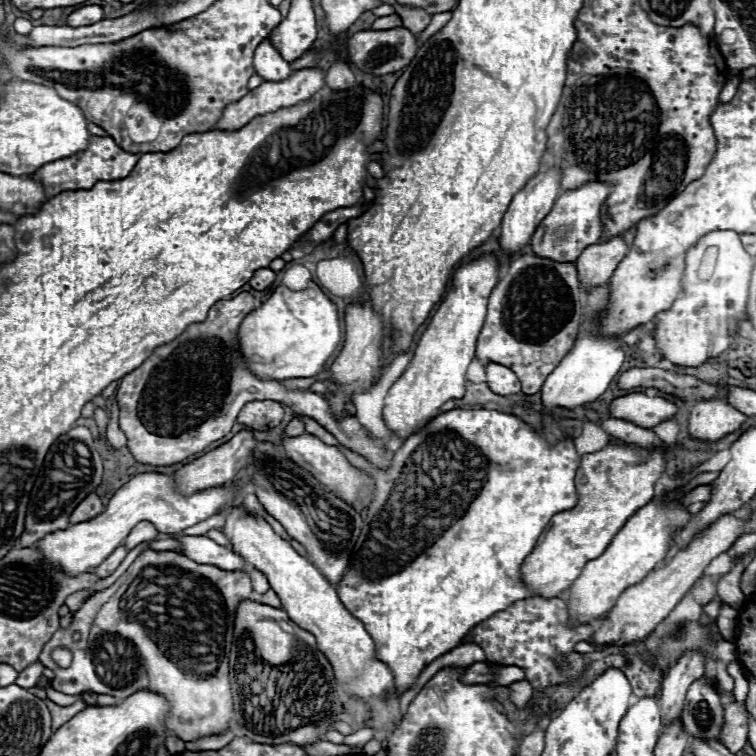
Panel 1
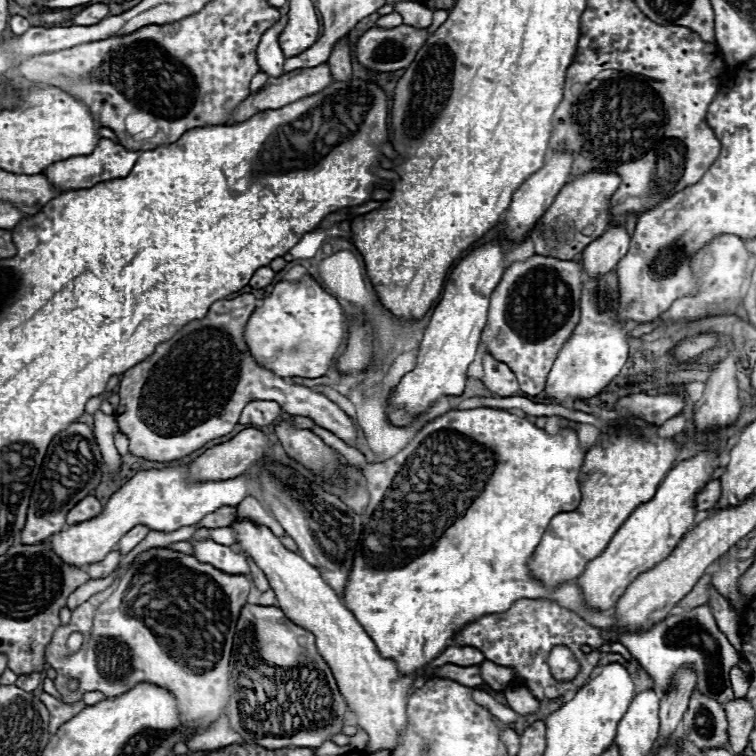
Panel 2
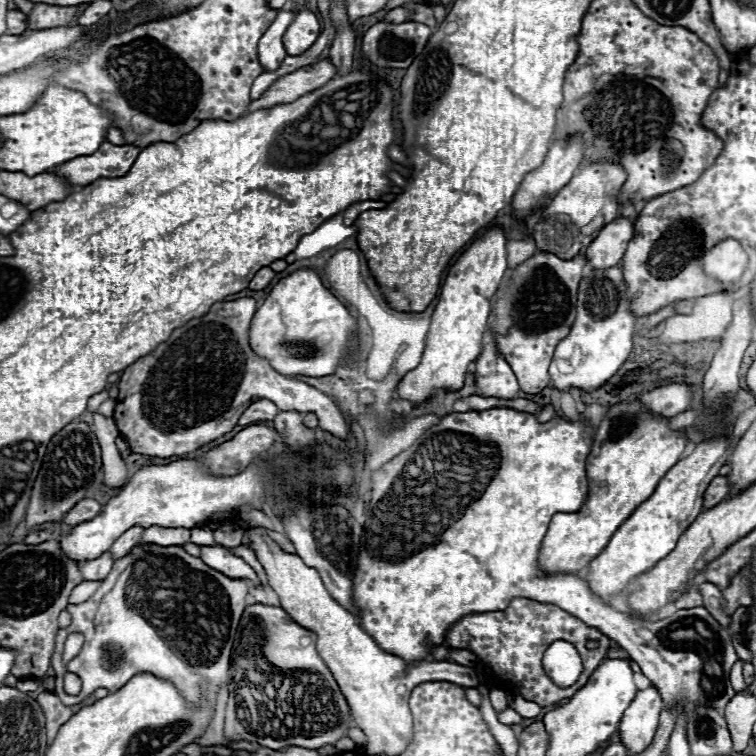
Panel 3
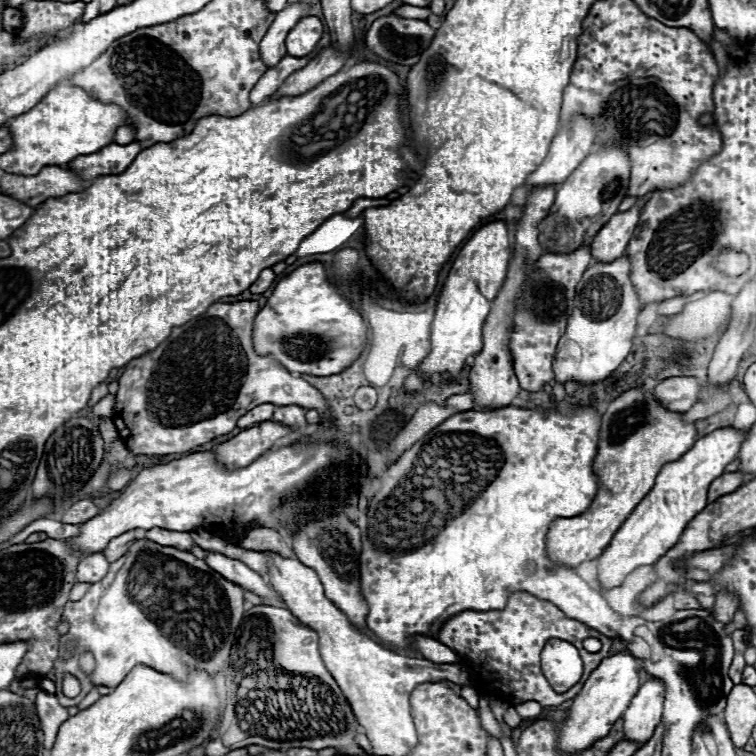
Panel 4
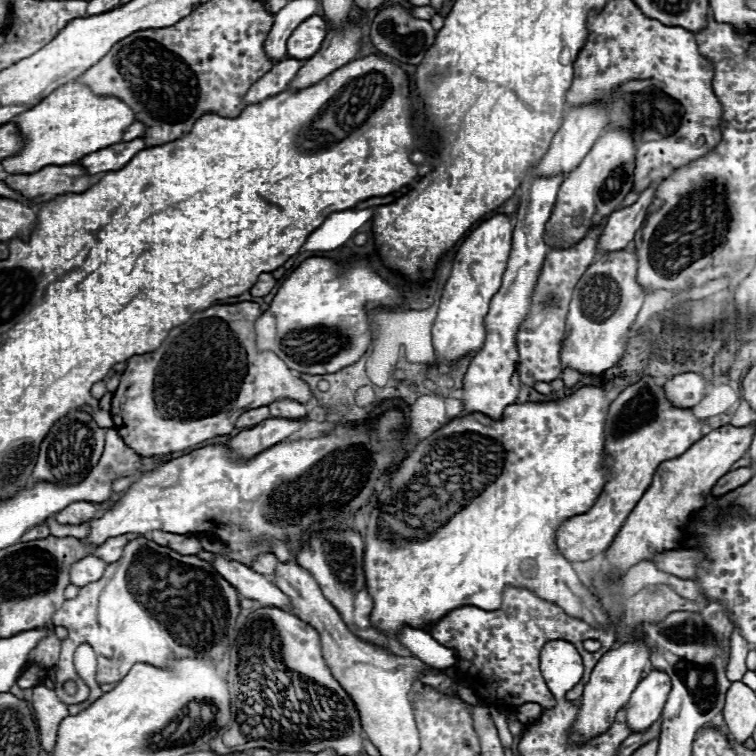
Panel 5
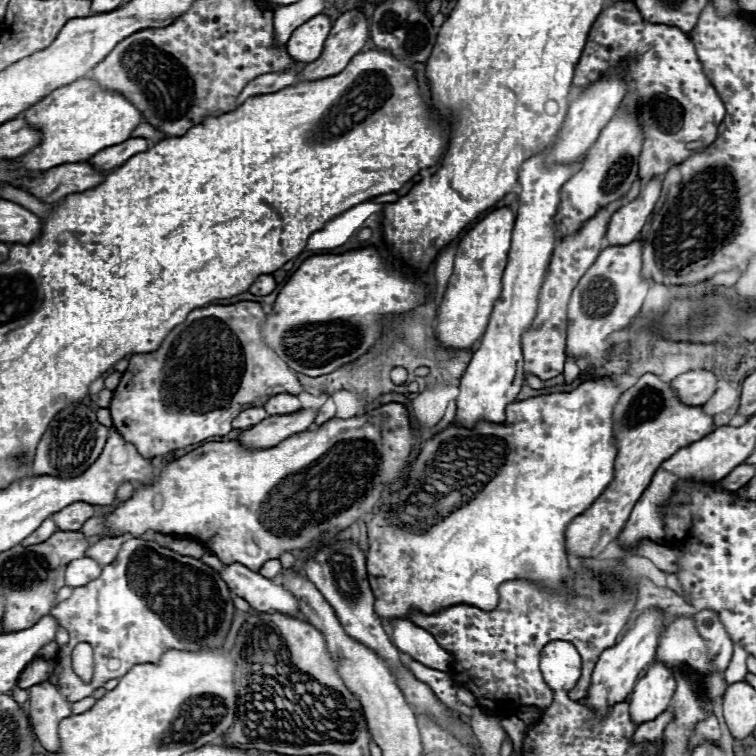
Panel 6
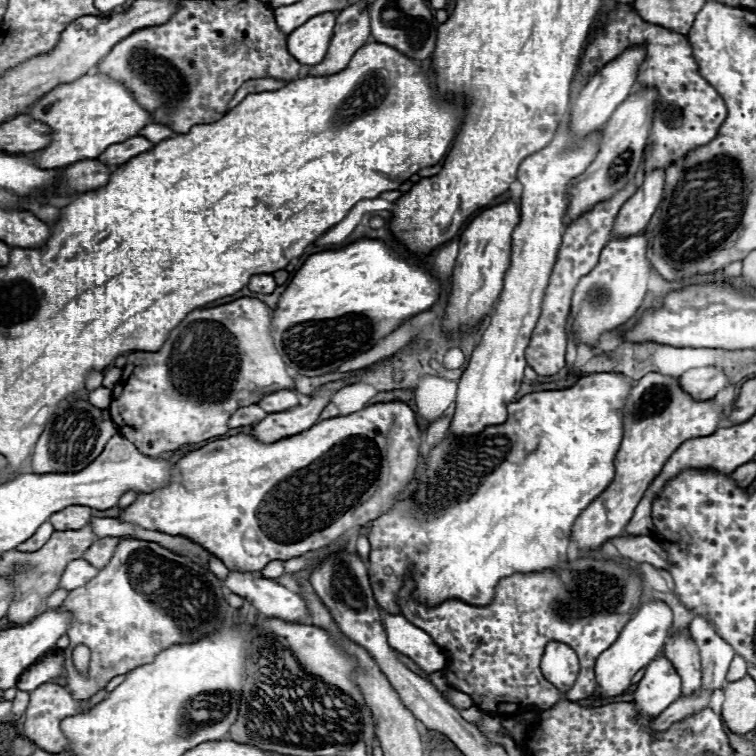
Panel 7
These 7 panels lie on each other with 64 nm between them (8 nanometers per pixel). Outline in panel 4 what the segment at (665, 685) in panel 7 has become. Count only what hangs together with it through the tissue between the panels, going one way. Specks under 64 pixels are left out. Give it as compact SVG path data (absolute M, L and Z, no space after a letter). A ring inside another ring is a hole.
M648 678L632 698L628 710L622 714L624 732L628 740L644 744L654 728L660 724L662 702L664 702L664 682L660 678Z

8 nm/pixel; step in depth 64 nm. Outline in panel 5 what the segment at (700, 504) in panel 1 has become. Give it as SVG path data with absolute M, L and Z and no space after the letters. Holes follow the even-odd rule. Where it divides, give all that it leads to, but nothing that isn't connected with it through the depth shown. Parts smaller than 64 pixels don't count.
M736 468L736 470L730 470L726 476L722 476L714 484L712 496L724 496L724 494L740 488L742 484L746 484L752 476L754 476L754 468Z

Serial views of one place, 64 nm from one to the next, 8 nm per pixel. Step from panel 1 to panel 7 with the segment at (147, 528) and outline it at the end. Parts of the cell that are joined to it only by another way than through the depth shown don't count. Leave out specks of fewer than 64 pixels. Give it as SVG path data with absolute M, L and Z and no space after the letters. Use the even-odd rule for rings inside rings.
M98 538L84 554L82 558L86 562L90 562L94 568L104 568L106 562L110 560L110 556L114 554L114 548L118 544L118 538Z

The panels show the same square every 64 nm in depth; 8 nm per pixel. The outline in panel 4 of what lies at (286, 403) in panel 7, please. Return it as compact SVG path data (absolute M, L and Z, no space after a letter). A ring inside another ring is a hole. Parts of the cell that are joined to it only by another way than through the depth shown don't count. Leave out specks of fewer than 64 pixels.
M276 406L274 408L274 420L276 422L282 422L282 424L288 424L292 428L302 428L306 422L304 422L304 414L306 410L300 408L300 406Z

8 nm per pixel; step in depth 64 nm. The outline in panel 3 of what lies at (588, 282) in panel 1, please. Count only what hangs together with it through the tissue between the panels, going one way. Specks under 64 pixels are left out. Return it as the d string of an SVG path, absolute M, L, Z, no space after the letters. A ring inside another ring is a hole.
M616 218L610 224L606 224L606 228L602 228L594 242L586 248L588 264L592 268L610 268L620 264L626 246L632 240L632 232L634 226L628 218Z

